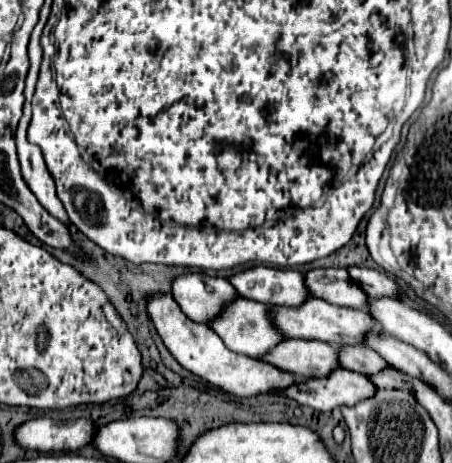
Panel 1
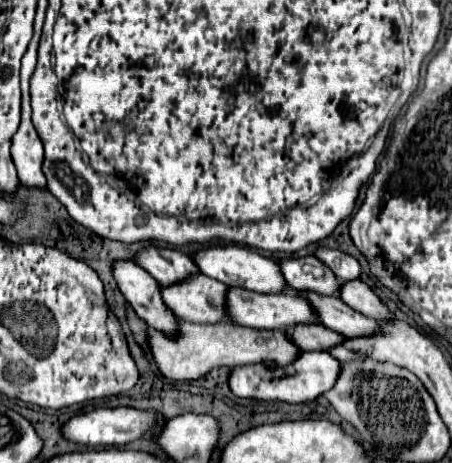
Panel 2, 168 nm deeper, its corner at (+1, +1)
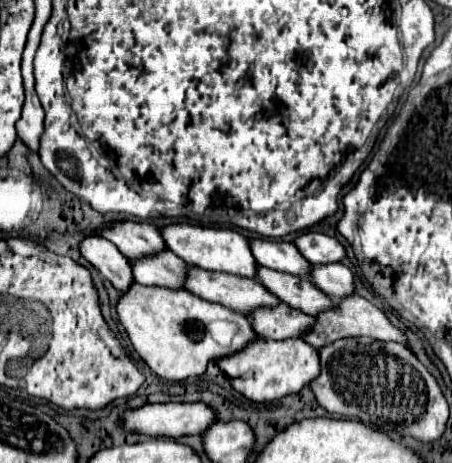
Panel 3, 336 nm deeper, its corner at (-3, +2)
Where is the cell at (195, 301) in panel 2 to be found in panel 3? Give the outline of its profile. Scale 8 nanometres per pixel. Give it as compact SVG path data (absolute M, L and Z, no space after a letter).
M172 251L166 257L152 257L150 261L130 261L134 269L134 279L146 287L164 289L184 289L188 277L188 263L184 263Z

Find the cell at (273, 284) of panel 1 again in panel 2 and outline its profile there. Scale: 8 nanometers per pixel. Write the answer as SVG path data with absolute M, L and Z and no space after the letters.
M212 244L208 248L198 250L190 258L194 260L194 264L198 266L198 270L202 274L206 274L214 280L220 280L226 286L238 286L238 288L246 288L252 292L260 292L260 294L278 294L278 292L284 292L284 288L286 288L286 280L280 274L278 264L246 246Z

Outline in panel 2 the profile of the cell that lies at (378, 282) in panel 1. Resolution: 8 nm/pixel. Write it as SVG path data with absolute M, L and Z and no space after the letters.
M318 246L318 250L314 252L314 256L318 260L322 260L336 274L336 278L340 282L348 282L348 280L360 278L360 264L350 254L344 254L344 252L334 250L334 248Z

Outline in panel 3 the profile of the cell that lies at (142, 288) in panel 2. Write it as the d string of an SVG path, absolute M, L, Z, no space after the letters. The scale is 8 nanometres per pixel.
M86 237L80 243L80 251L82 257L86 257L118 291L130 291L130 287L134 285L132 265L108 239Z

